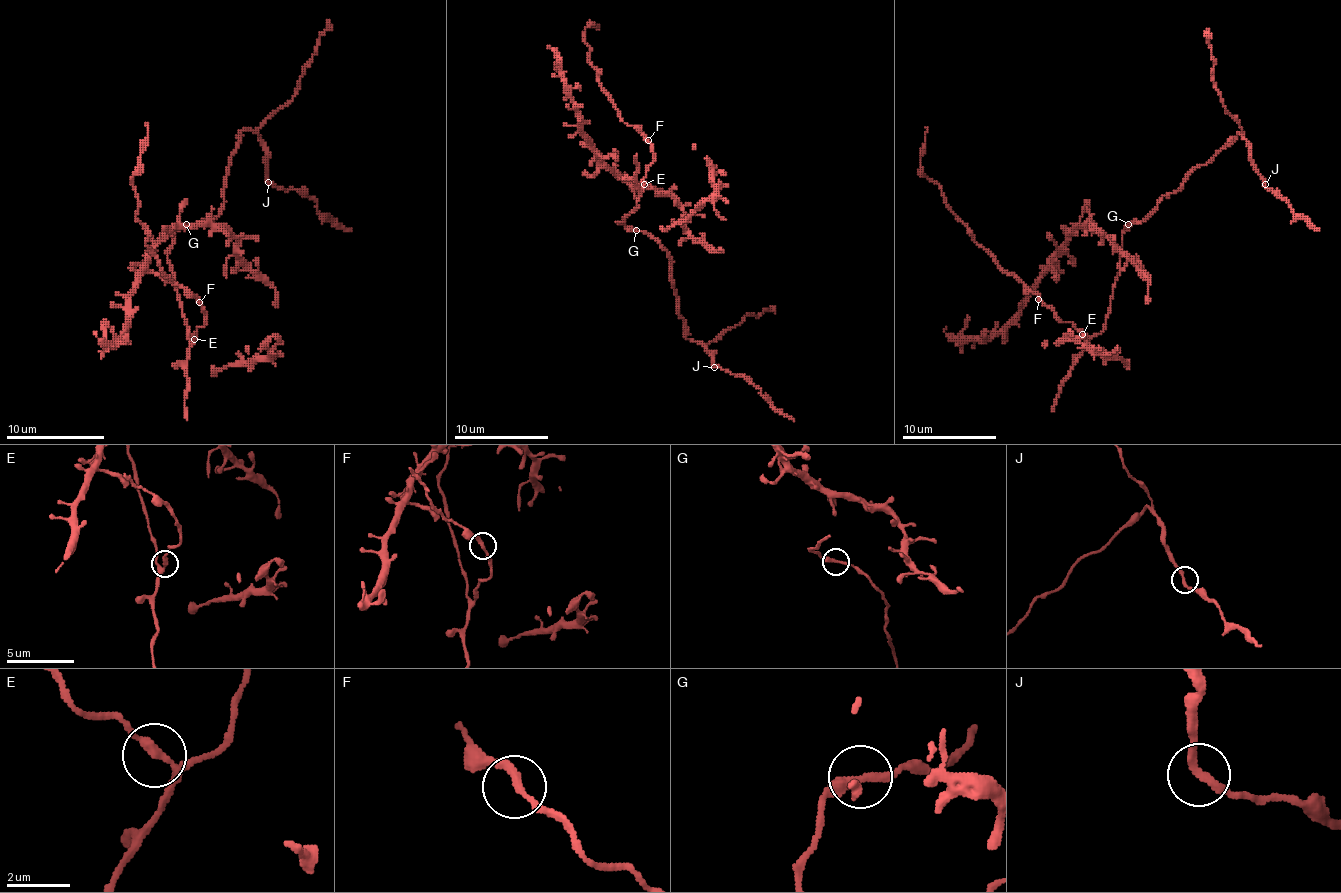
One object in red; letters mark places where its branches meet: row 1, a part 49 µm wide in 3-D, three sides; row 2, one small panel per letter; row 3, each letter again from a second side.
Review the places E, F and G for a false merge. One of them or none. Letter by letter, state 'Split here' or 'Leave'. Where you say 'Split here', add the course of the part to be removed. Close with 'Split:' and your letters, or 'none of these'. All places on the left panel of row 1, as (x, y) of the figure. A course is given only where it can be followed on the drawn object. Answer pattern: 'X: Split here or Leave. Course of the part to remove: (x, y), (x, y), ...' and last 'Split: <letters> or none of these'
E: Leave
F: Leave
G: Leave
Split: none of these

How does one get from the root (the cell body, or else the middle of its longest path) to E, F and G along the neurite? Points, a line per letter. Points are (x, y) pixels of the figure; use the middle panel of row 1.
E: (622, 222), (636, 208), (644, 184)
F: (622, 222), (636, 208), (646, 168), (653, 161), (653, 144), (648, 140)
G: (622, 222), (618, 222), (636, 231)

